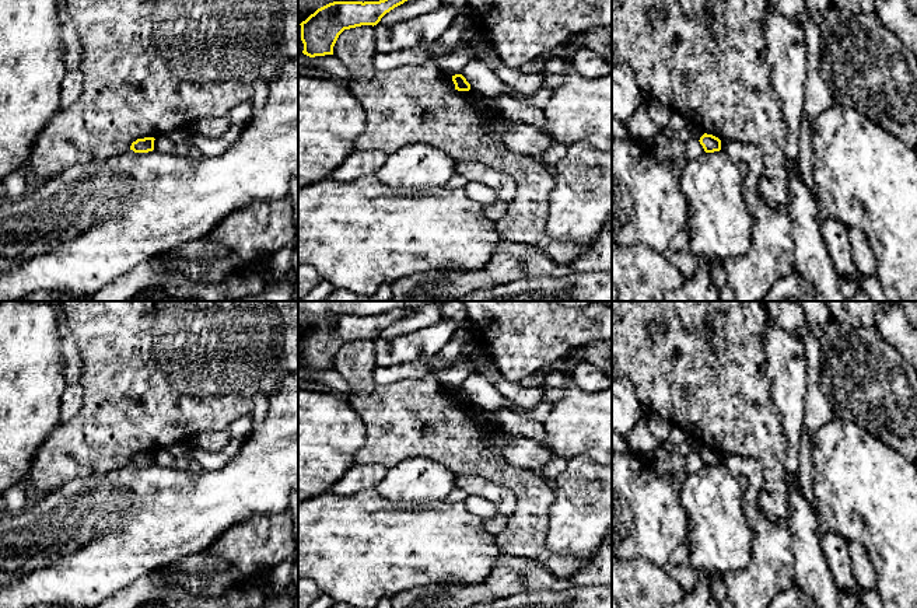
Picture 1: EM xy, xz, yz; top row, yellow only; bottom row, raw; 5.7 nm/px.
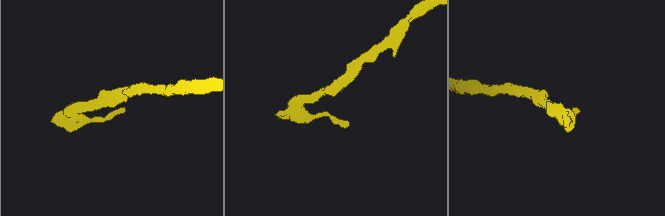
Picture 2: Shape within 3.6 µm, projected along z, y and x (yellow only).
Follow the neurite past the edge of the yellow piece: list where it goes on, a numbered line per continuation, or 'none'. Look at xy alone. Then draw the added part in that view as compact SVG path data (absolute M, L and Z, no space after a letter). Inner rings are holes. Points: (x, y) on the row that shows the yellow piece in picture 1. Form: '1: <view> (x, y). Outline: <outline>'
none

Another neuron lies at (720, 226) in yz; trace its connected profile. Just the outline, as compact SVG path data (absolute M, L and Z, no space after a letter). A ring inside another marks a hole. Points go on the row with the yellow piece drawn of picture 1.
M722 150L704 153L683 165L682 191L687 200L687 223L685 231L690 237L689 254L706 256L713 262L738 258L749 249L753 237L753 217L743 200L743 175Z

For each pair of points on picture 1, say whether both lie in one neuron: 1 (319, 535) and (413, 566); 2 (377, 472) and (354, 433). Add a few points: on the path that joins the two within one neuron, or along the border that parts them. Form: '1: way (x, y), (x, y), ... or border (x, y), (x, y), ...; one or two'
1: way (343, 544), (353, 552), (389, 552); one
2: border (354, 464), (332, 488); two

